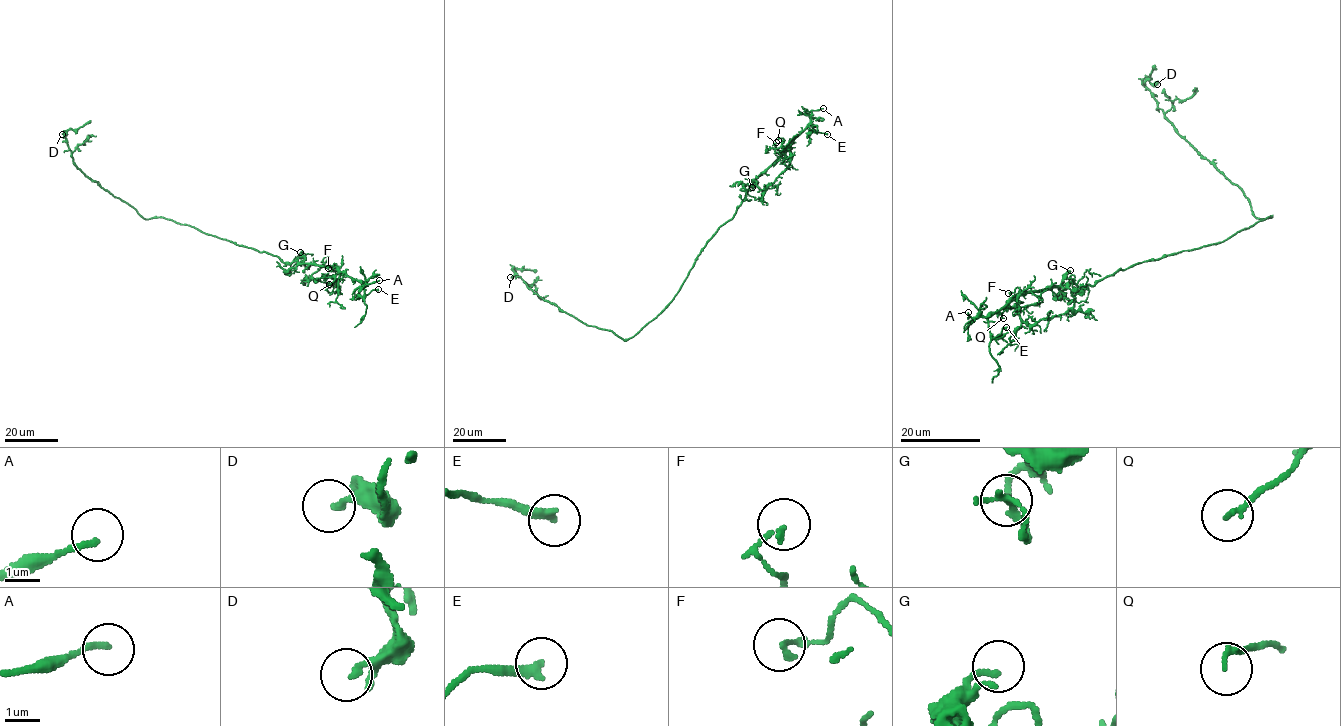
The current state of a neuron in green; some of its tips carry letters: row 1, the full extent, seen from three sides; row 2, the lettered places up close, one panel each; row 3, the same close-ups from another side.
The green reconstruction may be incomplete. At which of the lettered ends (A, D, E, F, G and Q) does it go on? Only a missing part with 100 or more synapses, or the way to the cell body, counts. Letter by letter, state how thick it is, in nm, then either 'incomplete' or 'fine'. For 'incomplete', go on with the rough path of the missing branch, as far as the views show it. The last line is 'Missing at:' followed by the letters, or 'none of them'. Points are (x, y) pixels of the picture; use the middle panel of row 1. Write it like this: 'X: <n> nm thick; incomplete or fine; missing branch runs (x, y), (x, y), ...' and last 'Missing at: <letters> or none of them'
A: 170 nm thick; incomplete; missing branch runs (823, 108), (833, 98), (830, 80), (791, 56), (765, 19)
D: 190 nm thick; fine
E: 280 nm thick; fine
F: 110 nm thick; fine
G: 120 nm thick; fine
Q: 150 nm thick; fine
Missing at: A

